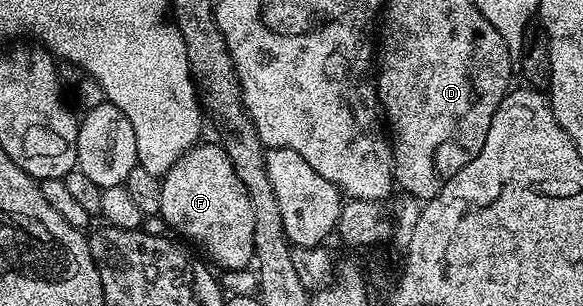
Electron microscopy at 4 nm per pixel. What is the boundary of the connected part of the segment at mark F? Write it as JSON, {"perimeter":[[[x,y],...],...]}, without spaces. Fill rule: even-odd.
{"perimeter":[[[198,143],[194,145],[183,156],[177,158],[177,162],[161,177],[161,212],[159,217],[160,220],[165,220],[175,232],[182,233],[186,237],[184,240],[190,246],[198,245],[206,253],[204,256],[218,270],[248,269],[255,261],[253,256],[255,210],[251,208],[247,187],[243,187],[239,175],[235,175],[235,167],[231,167],[231,159],[227,159],[227,151],[223,151],[220,144],[212,144]]]}

